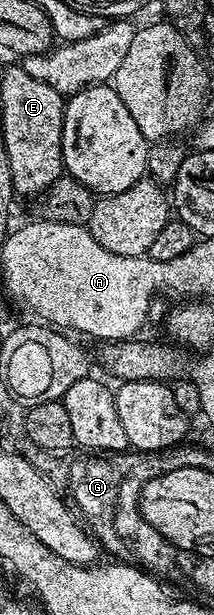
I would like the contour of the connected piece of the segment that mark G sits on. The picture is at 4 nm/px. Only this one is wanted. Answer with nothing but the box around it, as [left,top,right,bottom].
[69,449,163,564]

